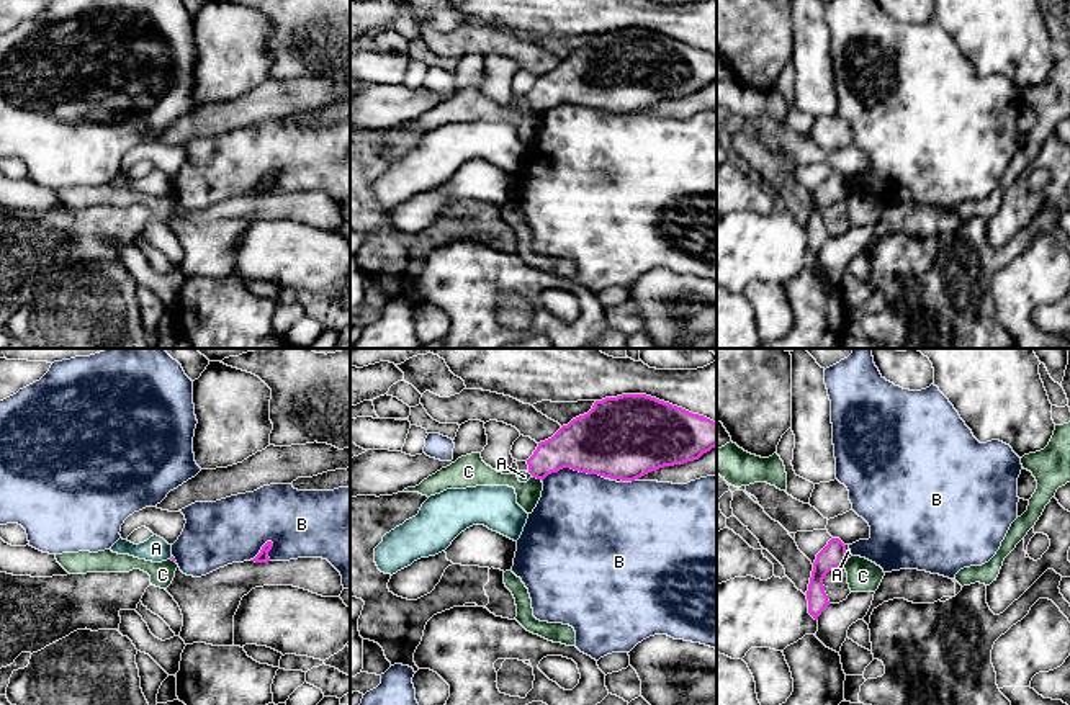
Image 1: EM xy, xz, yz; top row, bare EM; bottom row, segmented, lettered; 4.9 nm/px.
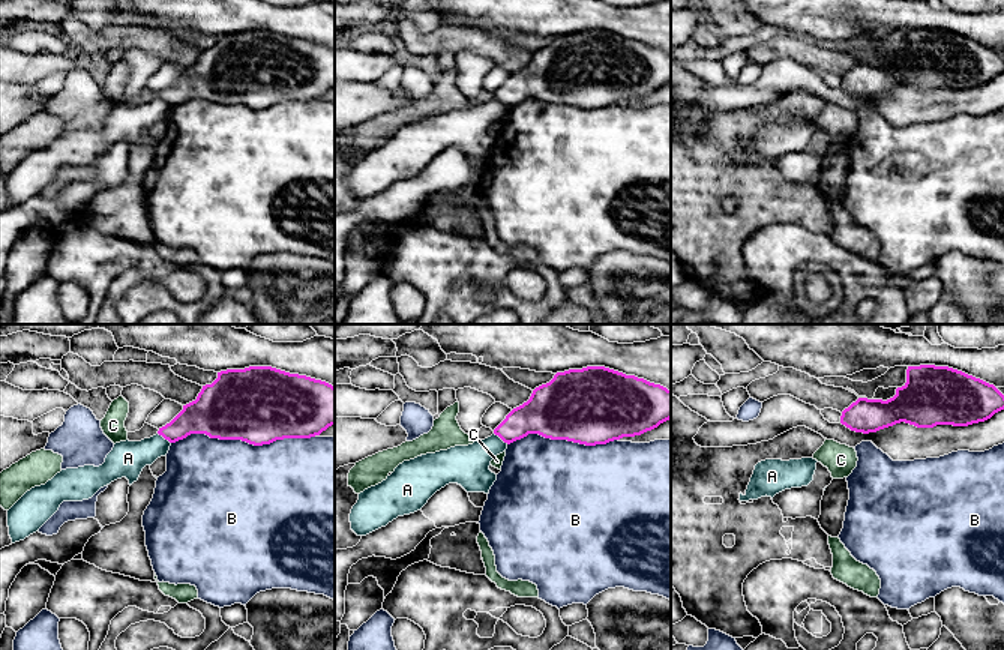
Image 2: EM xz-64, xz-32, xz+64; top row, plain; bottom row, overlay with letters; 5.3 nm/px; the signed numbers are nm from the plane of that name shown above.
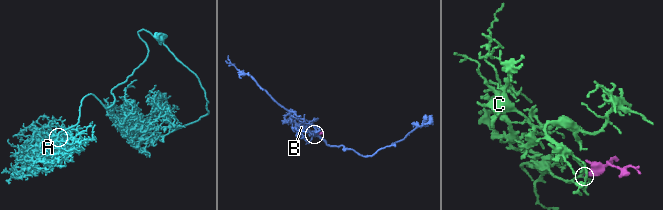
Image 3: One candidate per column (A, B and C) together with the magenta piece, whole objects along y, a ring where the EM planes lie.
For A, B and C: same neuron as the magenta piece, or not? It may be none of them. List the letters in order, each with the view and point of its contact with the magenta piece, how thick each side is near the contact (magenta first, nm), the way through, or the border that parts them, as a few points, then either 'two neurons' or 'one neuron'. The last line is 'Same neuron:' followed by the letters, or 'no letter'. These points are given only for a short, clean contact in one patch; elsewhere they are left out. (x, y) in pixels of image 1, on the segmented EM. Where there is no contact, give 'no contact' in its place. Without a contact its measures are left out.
A: meets magenta in yz at (845, 552); 120 nm thick on the magenta side, 30 nm on the other; border along yz (845, 545), (848, 558); two neurons
B: meets magenta in xz at (571, 468); 360 nm thick on the magenta side, 440 nm on the other; two neurons
C: meets magenta in xz at (537, 478); 220 nm thick on the magenta side, 120 nm on the other; border along xz (532, 475), (542, 480); two neurons
Same neuron: no letter

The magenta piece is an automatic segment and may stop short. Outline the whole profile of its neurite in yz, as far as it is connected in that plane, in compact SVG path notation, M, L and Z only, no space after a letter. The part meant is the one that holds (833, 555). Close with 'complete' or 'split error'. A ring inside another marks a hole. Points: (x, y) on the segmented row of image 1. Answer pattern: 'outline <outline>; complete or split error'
outline M831 538L828 545L816 555L807 590L808 613L815 620L818 620L821 612L829 605L823 586L825 576L836 568L843 568L847 559L846 545L839 538Z; complete

